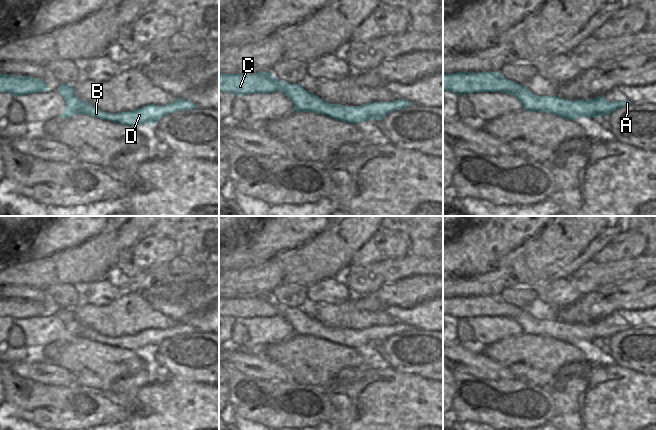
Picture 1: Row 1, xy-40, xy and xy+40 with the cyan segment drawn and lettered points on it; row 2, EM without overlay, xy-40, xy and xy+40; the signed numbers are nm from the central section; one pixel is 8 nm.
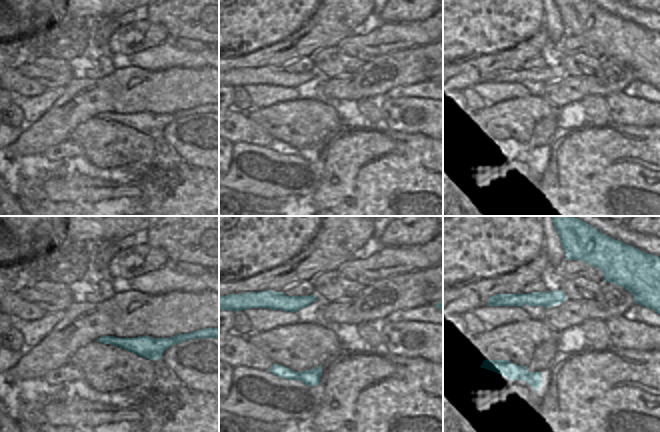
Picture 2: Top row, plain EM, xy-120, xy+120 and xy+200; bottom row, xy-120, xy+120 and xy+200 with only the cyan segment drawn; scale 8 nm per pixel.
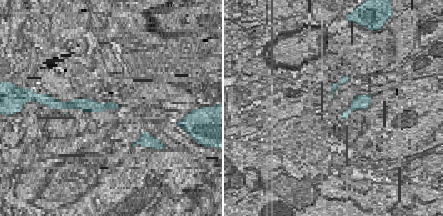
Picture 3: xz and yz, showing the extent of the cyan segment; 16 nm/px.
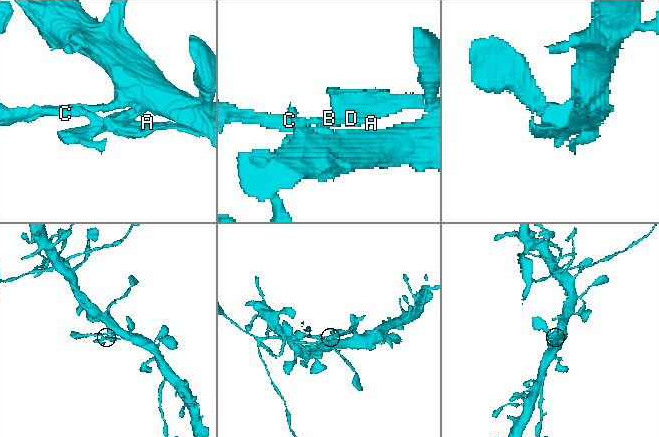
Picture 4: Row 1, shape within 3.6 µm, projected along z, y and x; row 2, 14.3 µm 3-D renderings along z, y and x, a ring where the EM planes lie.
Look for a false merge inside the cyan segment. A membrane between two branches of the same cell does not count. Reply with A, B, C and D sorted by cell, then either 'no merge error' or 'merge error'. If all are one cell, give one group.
A B C D; no merge error

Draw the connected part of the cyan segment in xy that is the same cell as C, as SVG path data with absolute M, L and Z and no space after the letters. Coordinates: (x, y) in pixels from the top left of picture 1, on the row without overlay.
M269 296L219 297L219 316L231 316L239 321L245 318L269 318L275 315L287 320L296 336L313 336L354 349L368 344L382 344L387 338L412 329L411 326L401 323L392 326L371 326L361 330L343 330L325 326L315 318L307 316L300 308L289 308L275 302Z

